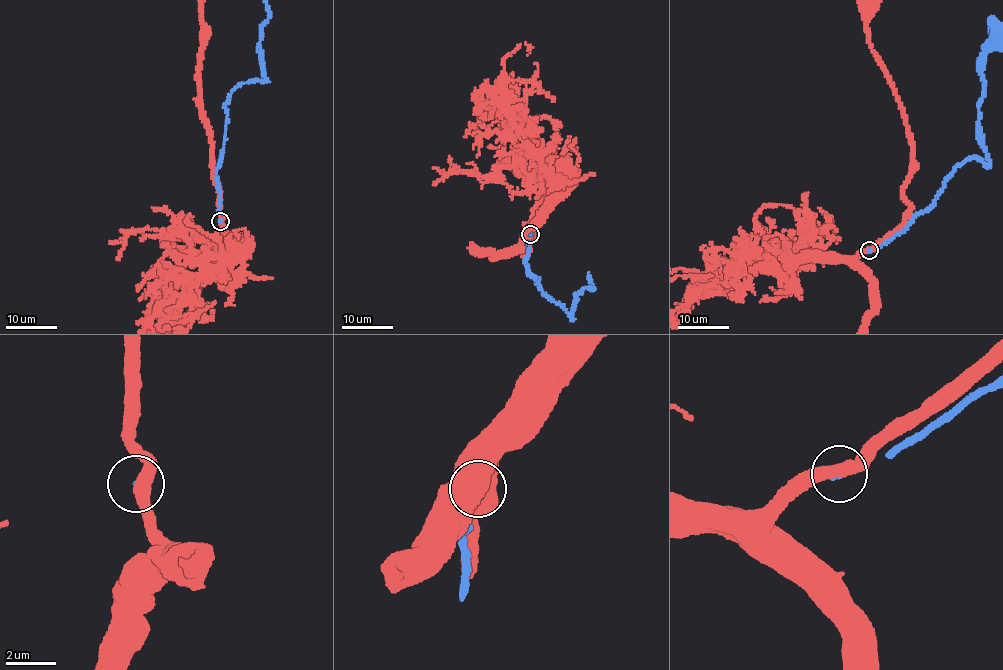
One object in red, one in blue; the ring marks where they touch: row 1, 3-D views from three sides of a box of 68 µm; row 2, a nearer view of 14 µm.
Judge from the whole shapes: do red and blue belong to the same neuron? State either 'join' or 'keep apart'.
keep apart

